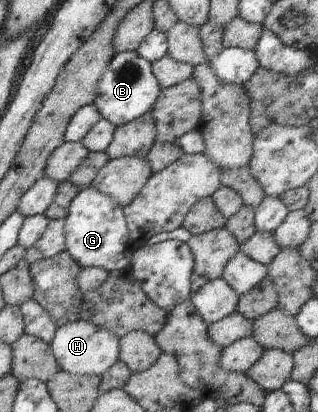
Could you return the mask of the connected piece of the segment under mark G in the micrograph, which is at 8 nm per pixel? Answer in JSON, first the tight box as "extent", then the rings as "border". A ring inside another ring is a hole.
{"extent":[64,186,135,273],"border":[[[92,186],[80,190],[69,205],[64,230],[65,249],[81,267],[101,268],[109,273],[129,267],[135,244],[130,238],[123,207],[115,205],[109,195]]]}

